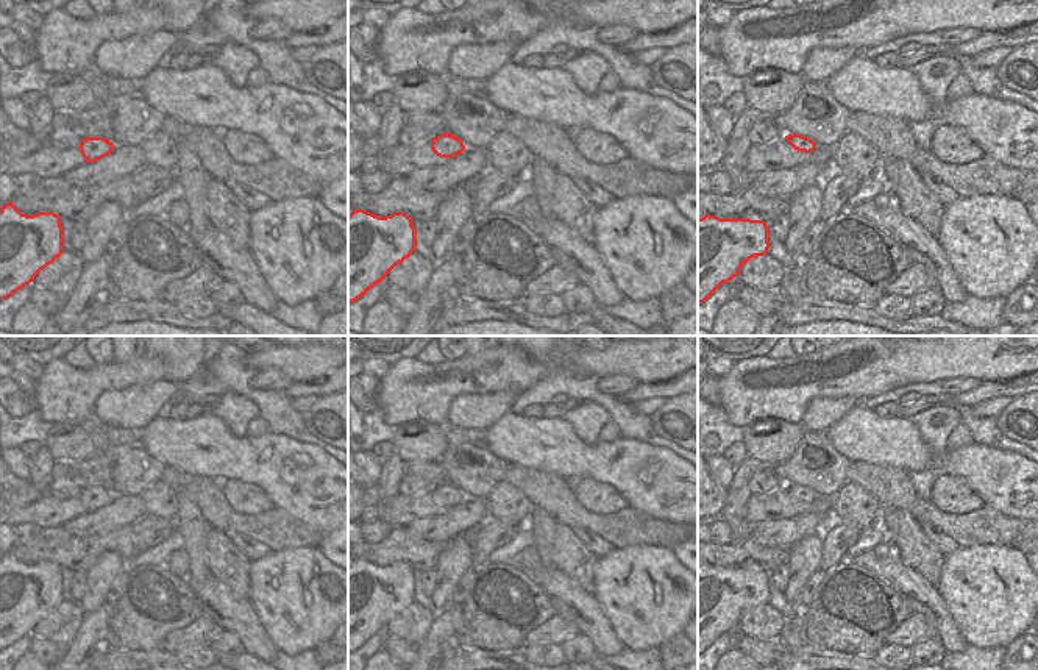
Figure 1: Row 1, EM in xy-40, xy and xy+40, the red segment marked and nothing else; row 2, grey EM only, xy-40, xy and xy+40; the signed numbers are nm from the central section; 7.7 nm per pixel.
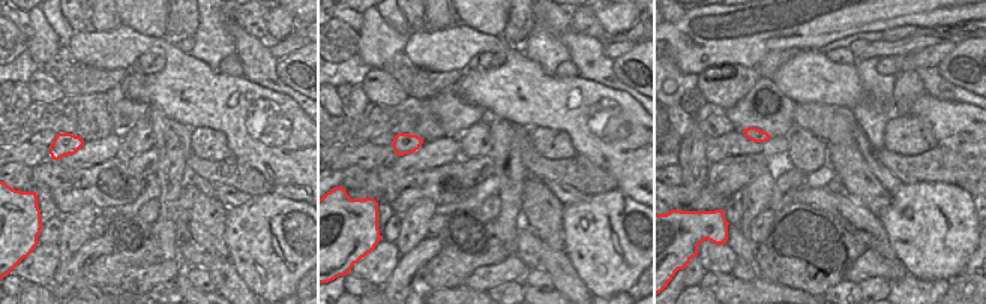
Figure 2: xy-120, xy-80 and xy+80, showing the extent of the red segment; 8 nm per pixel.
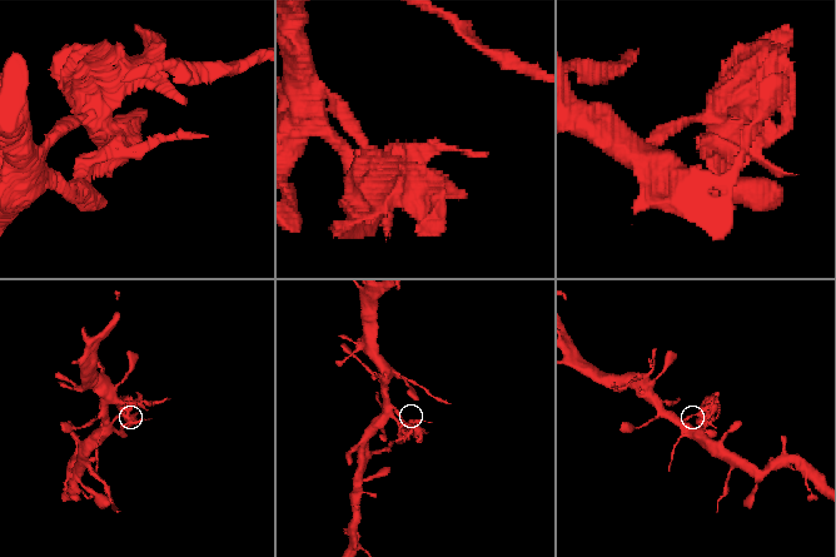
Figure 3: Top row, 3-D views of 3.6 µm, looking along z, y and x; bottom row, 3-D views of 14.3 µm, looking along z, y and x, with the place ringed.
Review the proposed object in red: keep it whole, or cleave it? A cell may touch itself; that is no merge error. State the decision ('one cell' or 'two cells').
two cells

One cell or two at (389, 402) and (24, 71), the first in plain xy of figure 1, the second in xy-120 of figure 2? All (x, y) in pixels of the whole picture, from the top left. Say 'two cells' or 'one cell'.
two cells

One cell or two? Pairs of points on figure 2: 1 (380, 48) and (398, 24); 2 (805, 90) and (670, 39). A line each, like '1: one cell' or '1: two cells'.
1: two cells
2: two cells

